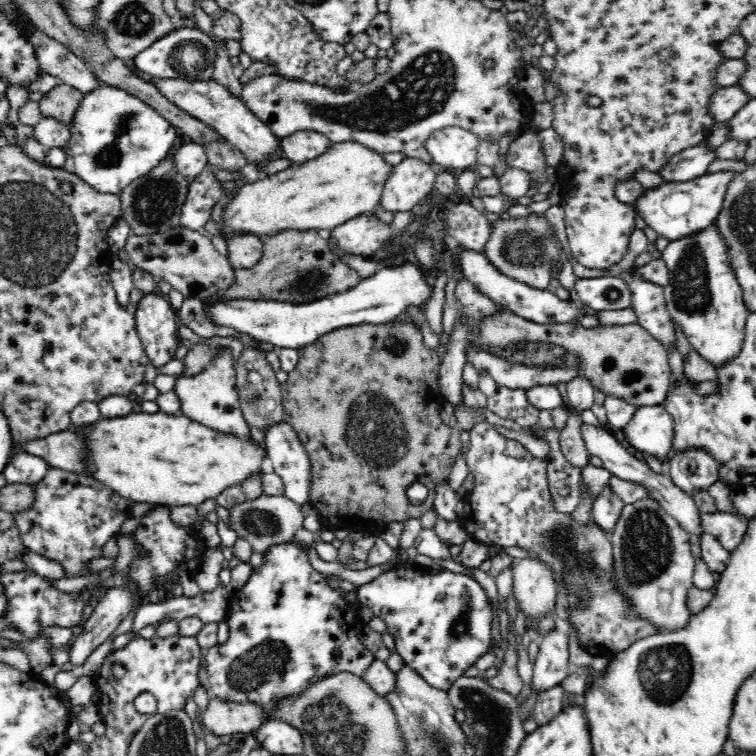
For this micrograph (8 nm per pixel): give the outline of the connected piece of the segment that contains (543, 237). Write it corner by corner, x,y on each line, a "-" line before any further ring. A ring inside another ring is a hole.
528,211
525,216
518,218
500,214
492,216
489,223
490,227
492,227
492,230
490,230
490,238
484,244
484,248
480,250
480,253
484,255
484,259
488,260
492,264
492,267
496,267
498,273
502,273
502,275
514,279
514,281
524,282
531,287
542,290
550,286
552,273
558,268
556,266
558,265
557,261
561,258
563,250
558,236
555,234
554,226
552,226
546,214

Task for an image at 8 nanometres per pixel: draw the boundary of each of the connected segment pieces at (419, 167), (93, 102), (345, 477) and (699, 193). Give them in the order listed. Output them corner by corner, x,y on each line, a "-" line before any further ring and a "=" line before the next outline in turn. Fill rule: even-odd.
408,157
394,166
378,205
392,214
410,212
422,198
434,191
436,177
433,165
=
100,84
98,90
86,94
76,110
68,146
66,146
66,159
64,169
86,180
88,185
94,186
102,193
119,195
126,186
140,176
146,176
152,172
164,158
168,157
179,145
179,133
176,127
159,112
150,108
139,98
128,94
126,90
=
360,324
360,326
348,326
323,334
316,342
303,346
297,350
299,360
296,368
288,373
288,380
281,385
281,401
283,406
283,422
292,426
302,443
306,456
310,463
310,478
306,504
318,510
325,527
334,531
339,529
346,532
372,532
376,526
384,526
392,521
407,521
412,518
422,518
430,510
435,509
434,498
436,488
445,482
450,474
450,469
460,454
460,433
455,428
450,428
440,419
440,407
447,400
441,393
439,385
439,358
435,351
428,351
422,343
422,334
417,332
413,324
389,326
385,324
-
412,482
423,482
429,495
421,506
412,506
406,497
406,488
=
732,170
706,171
703,175
687,181
660,183
655,187
643,188
630,205
658,237
664,237
668,241
680,240
694,231
704,230
706,226
710,226
710,221
717,218
722,210
728,186
736,174
737,172

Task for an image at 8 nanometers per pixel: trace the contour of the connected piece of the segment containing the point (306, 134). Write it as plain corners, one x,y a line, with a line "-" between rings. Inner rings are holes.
302,130
290,136
281,137
282,156
293,163
301,163
316,158
325,152
331,141
319,132

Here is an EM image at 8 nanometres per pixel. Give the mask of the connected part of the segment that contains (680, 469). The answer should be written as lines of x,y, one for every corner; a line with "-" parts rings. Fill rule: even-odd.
690,448
670,460
671,481
690,498
718,482
717,462
709,454

